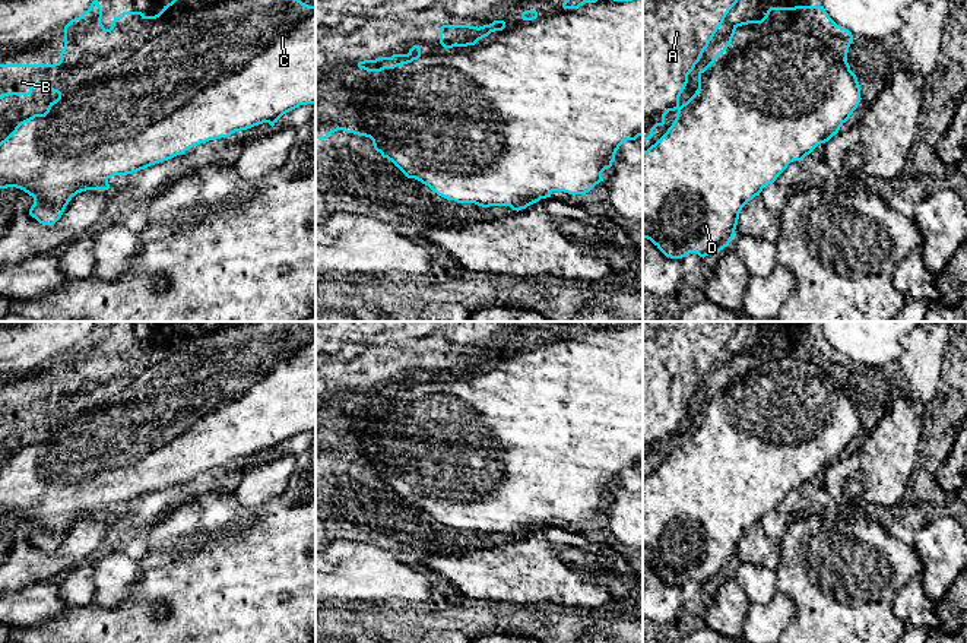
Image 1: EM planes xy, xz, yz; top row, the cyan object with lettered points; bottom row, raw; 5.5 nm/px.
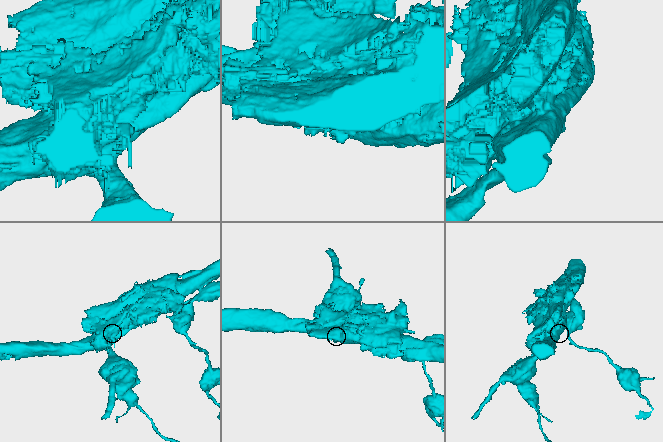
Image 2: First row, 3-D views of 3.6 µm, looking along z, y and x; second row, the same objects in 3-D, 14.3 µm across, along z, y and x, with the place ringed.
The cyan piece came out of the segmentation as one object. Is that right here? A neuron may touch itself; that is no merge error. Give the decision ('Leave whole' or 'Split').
Split

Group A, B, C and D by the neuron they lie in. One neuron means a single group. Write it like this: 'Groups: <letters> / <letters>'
Groups: A / B C D

